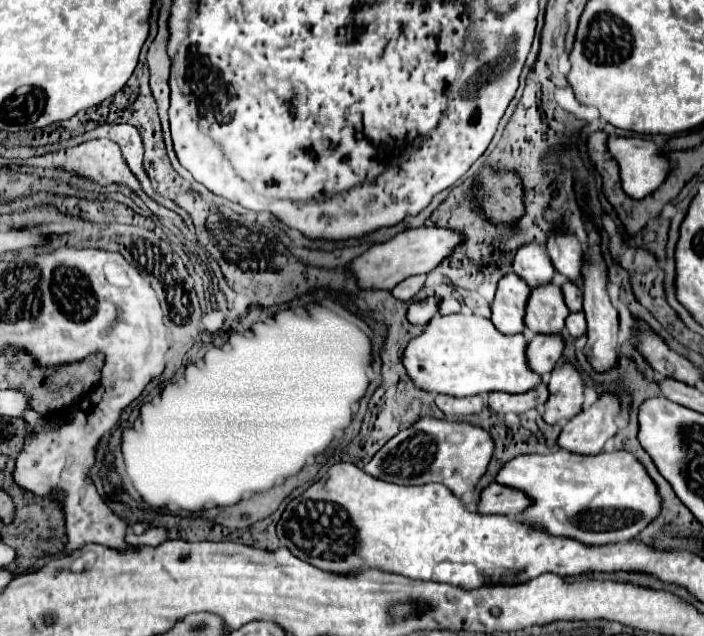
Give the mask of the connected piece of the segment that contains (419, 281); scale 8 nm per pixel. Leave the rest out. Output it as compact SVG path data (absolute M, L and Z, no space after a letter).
M415 275L415 277L409 277L405 281L401 281L397 287L391 289L391 295L399 301L409 301L425 283L425 275Z

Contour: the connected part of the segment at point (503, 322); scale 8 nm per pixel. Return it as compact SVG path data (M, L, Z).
M507 273L499 281L499 289L491 305L491 311L493 311L491 321L503 335L523 333L525 329L523 319L525 319L529 295L531 295L531 289L515 273Z

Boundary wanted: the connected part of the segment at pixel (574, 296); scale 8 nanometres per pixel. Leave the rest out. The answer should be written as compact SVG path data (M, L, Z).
M565 281L563 287L561 287L563 295L565 295L565 303L569 307L569 311L577 313L577 311L583 311L583 291L577 283L571 283L571 281Z

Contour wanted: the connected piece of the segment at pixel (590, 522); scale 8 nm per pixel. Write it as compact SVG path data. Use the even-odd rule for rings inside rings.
M565 449L547 455L517 455L495 475L495 483L523 491L533 503L517 521L545 529L553 537L569 537L583 545L625 543L659 513L661 499L643 465L627 451L575 455Z

